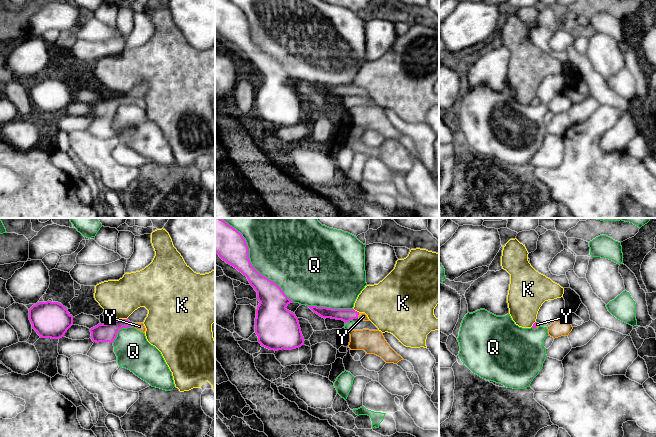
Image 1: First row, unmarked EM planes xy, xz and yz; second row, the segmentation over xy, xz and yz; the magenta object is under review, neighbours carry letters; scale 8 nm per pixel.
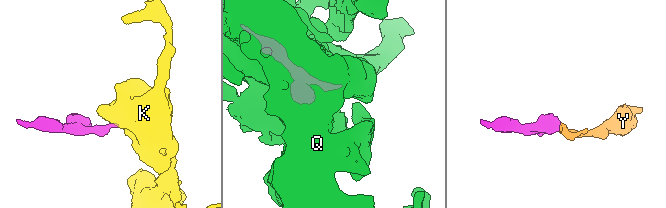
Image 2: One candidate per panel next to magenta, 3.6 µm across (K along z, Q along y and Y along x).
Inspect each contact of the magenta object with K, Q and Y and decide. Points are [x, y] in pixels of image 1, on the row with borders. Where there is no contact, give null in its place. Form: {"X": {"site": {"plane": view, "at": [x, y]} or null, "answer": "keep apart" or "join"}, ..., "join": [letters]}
{"K": {"site": {"plane": "xy", "at": [122, 319]}, "answer": "keep apart"}, "Q": {"site": {"plane": "xz", "at": [249, 260]}, "answer": "keep apart"}, "Y": {"site": {"plane": "xz", "at": [358, 314]}, "answer": "join"}, "join": ["Y"]}

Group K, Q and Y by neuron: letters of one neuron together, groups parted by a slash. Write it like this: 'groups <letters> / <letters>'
groups K / Q / Y

